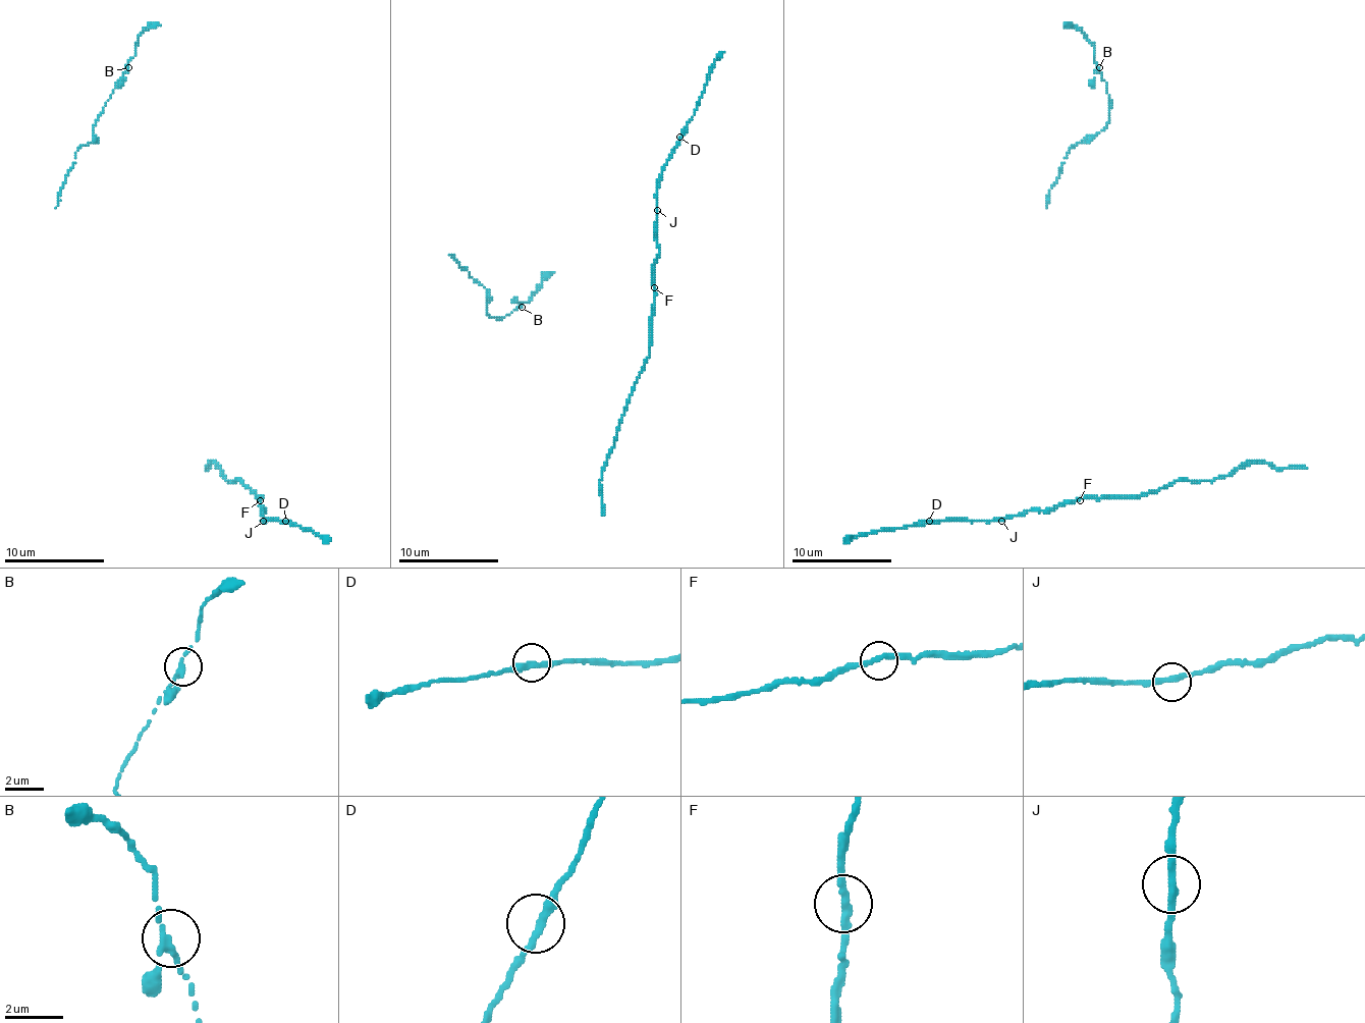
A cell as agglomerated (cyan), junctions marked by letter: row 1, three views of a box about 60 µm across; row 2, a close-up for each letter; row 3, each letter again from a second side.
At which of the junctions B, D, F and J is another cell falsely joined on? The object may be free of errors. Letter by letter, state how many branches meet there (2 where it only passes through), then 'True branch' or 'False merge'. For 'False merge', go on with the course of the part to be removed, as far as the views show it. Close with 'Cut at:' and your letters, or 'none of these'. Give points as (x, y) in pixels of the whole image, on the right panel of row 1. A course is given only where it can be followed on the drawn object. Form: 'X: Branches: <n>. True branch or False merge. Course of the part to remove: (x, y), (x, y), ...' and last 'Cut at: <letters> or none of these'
B: Branches: 2. True branch
D: Branches: 2. True branch
F: Branches: 2. True branch
J: Branches: 2. True branch
Cut at: none of these

